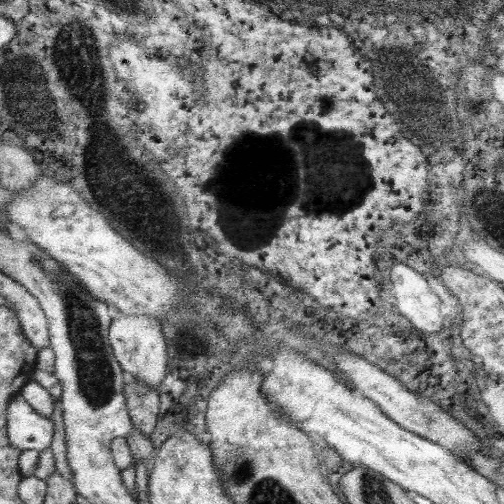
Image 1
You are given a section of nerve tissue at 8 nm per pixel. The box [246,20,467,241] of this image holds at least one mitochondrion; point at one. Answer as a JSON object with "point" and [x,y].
{"point":[428,117]}

